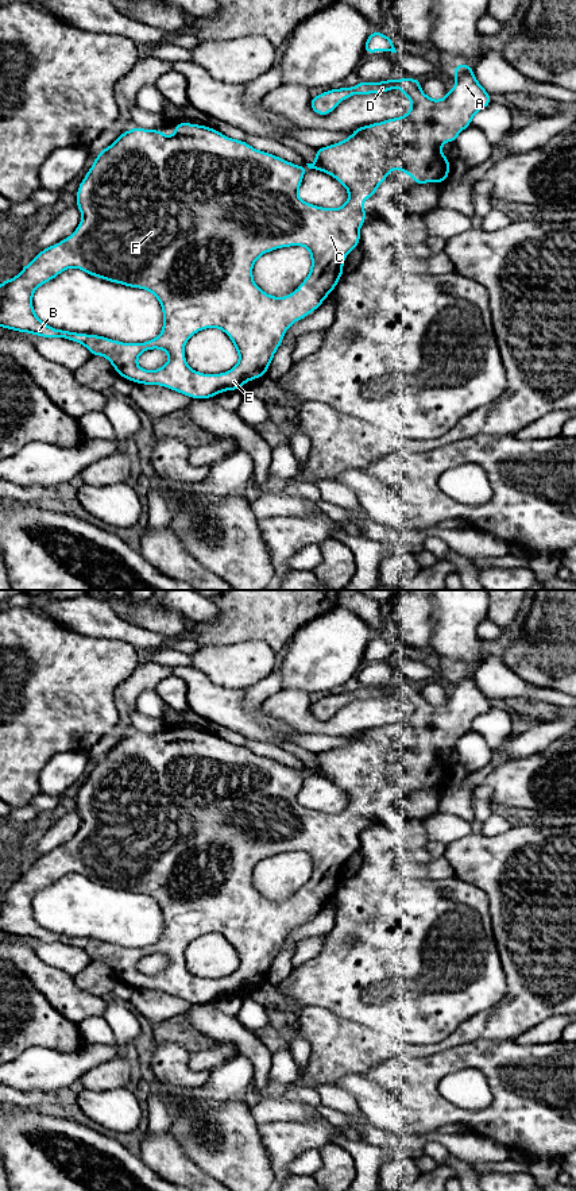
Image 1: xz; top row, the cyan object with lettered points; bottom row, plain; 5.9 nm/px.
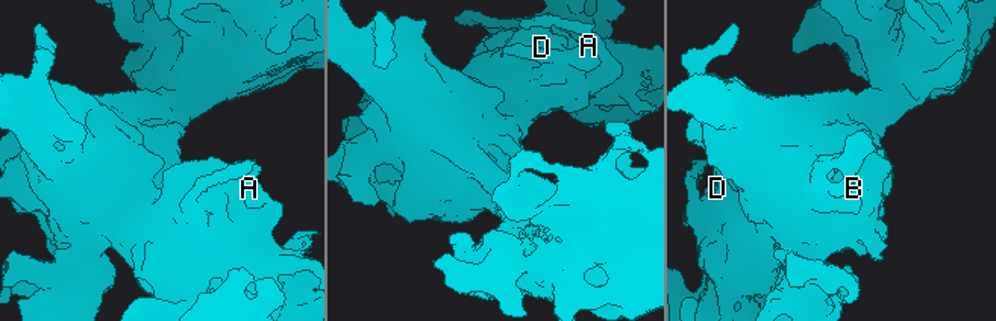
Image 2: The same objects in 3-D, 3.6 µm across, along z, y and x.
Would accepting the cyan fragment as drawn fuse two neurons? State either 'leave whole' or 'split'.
leave whole

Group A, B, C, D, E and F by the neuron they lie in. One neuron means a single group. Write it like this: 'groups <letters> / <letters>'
groups A B C D E F

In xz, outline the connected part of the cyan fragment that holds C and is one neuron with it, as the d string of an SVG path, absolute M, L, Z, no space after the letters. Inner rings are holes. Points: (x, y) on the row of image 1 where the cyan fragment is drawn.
M456 65L453 73L456 84L441 100L426 96L420 80L410 77L380 82L362 81L355 86L330 89L310 99L310 108L321 116L333 112L343 100L353 95L383 93L397 86L411 103L405 116L357 127L343 142L316 150L316 161L306 163L308 167L328 173L349 193L347 203L336 209L317 207L299 198L298 188L306 173L304 166L256 150L244 140L231 139L209 126L177 123L175 134L170 136L163 135L161 128L151 131L134 126L96 155L96 161L81 181L77 189L77 208L82 219L76 231L59 243L40 250L16 277L0 284L0 327L81 343L90 355L107 358L120 377L135 383L161 385L190 398L204 400L221 392L240 390L246 382L266 375L289 327L316 311L335 290L344 273L343 265L347 255L360 242L359 231L366 221L367 212L363 201L375 194L388 173L403 170L415 185L448 180L451 161L442 154L441 146L445 142L456 142L459 134L471 126L475 113L492 101L490 93L473 76L471 65ZM291 246L302 246L310 251L310 273L293 293L285 297L270 296L256 286L252 267L263 254ZM71 267L109 282L151 292L163 311L162 332L148 342L135 344L98 335L55 329L43 323L34 312L34 292ZM205 328L220 328L231 338L239 352L239 362L235 367L221 374L204 374L188 366L185 344L194 334ZM154 348L169 354L167 363L154 371L139 367L136 363L139 355Z

